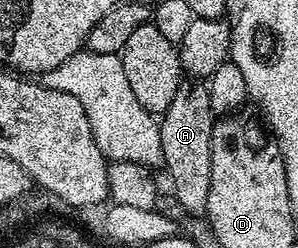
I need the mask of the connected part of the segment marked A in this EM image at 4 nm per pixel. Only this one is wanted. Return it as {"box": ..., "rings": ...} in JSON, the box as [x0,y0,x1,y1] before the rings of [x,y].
{"box":[159,82,216,216],"rings":[[[203,82],[180,83],[177,94],[173,94],[173,102],[169,102],[169,110],[161,113],[159,120],[163,168],[171,179],[170,191],[184,212],[191,216],[203,216],[207,211],[213,178],[211,135],[215,122],[216,117],[211,111],[211,93]]]}

